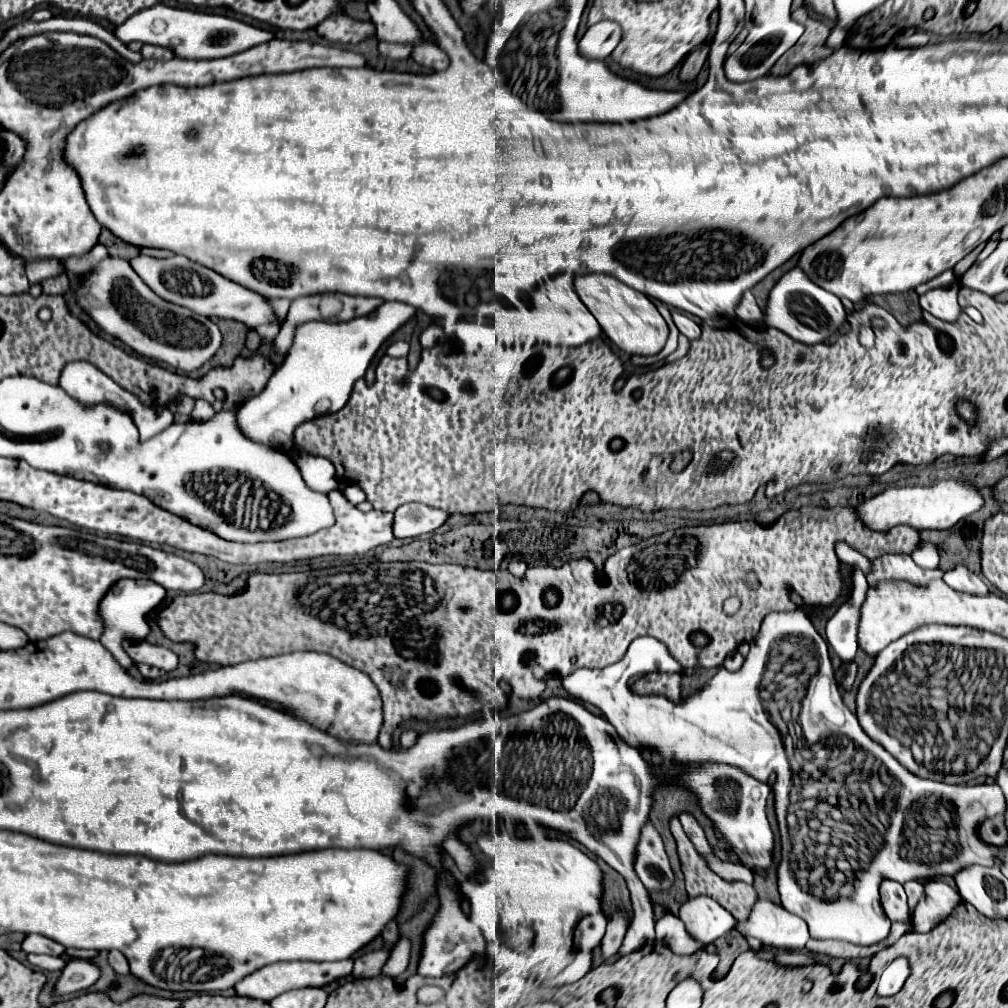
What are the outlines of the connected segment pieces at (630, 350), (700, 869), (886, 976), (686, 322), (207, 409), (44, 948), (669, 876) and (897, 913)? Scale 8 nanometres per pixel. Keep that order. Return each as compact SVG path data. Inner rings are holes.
M587 274L575 276L575 292L579 294L581 302L589 308L589 312L597 318L599 326L607 334L607 338L627 354L641 354L641 356L655 356L663 350L665 340L669 336L669 328L661 314L657 312L655 304L641 292L625 286L623 282L603 276L603 274Z
M677 818L671 820L671 832L673 832L675 840L677 840L677 852L679 852L679 860L681 860L683 874L685 874L685 878L687 878L685 884L687 884L687 894L689 894L689 898L709 896L709 898L713 898L715 902L719 902L723 908L727 908L737 920L747 920L747 916L751 914L751 908L753 908L755 902L759 900L755 888L749 886L749 884L743 884L743 882L735 882L735 884L723 882L717 874L713 874L713 872L709 870L709 866L705 864L705 860L703 860L703 858L697 854L697 850L693 848L691 840L685 836L685 832L683 832L683 828L681 828L681 824L679 824Z
M903 957L895 959L881 976L879 986L877 986L877 994L879 996L893 996L893 994L897 994L903 988L903 984L905 984L909 974L908 960Z
M671 308L671 316L673 316L673 322L675 322L675 326L679 328L681 334L685 334L689 340L697 340L697 338L699 338L701 328L699 328L699 324L697 324L695 320L691 320L689 316L681 314L681 312L675 310L675 308Z
M197 400L193 408L193 420L209 420L215 414L213 406L207 400Z
M29 934L23 940L23 950L27 954L51 954L51 956L61 956L65 952L65 948L61 944L57 944L55 940L49 940L45 936L39 936L39 934Z
M651 822L643 826L640 837L635 872L647 890L665 892L673 882L673 872L663 850L663 840Z
M893 880L881 882L881 904L891 922L907 922L911 918L907 906L907 894L899 882Z

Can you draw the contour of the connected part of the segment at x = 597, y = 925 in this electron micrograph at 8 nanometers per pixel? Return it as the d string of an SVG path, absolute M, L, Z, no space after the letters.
M591 914L581 918L581 922L575 928L575 948L591 954L601 944L605 928L607 918L603 914Z

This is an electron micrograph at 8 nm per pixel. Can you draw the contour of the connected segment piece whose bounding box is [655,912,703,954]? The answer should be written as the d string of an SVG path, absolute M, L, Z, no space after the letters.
M671 912L657 920L655 930L657 930L659 940L663 940L675 954L693 954L703 948L699 946L699 942L689 938L683 922L677 916L673 916Z

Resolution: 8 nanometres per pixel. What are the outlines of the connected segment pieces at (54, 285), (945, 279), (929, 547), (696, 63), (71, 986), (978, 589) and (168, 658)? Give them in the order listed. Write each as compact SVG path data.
M61 274L55 280L47 280L41 284L43 286L43 294L47 296L57 296L57 294L67 294L69 292L69 280L67 274Z
M947 270L947 272L943 272L943 274L939 274L937 278L933 278L933 280L925 282L925 284L917 286L917 288L915 288L915 292L921 296L921 294L925 294L925 292L933 290L933 288L939 288L939 286L947 286L947 284L951 284L951 282L955 282L955 280L957 280L957 278L955 278L953 270Z
M921 540L915 550L911 552L911 558L917 566L921 568L939 568L939 562L941 562L941 556L939 556L939 548L937 544L933 542L925 542Z
M703 44L703 46L699 46L697 50L693 50L693 52L685 58L685 62L683 62L683 66L681 66L681 72L679 72L679 80L681 80L681 82L693 82L693 80L697 78L701 66L705 64L707 52L709 52L709 48L707 48L707 44Z
M71 960L61 972L61 978L53 988L53 996L59 998L65 994L87 990L97 982L97 978L99 978L99 968L95 964L91 964L89 960Z
M957 566L957 568L949 570L949 572L945 572L943 580L953 590L959 590L959 592L967 592L967 594L987 594L989 592L987 584L965 566Z
M125 640L123 650L129 654L129 658L133 662L157 666L157 668L161 668L165 672L175 670L175 666L177 666L177 654L173 654L171 650L167 650L163 646L149 644L145 640L139 640L139 642L137 640Z

